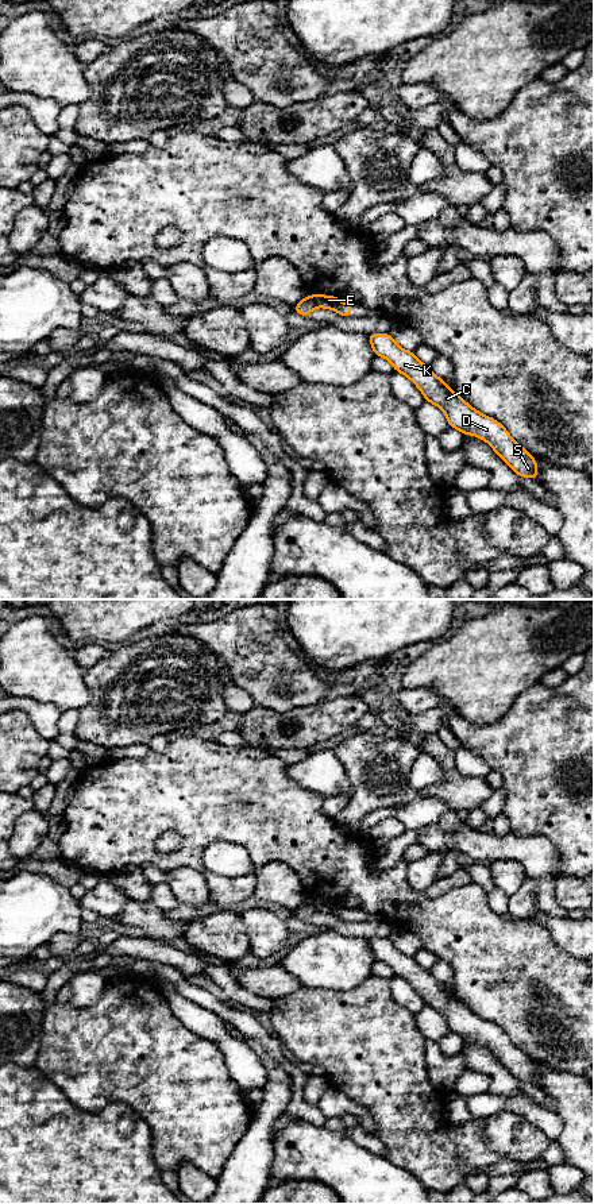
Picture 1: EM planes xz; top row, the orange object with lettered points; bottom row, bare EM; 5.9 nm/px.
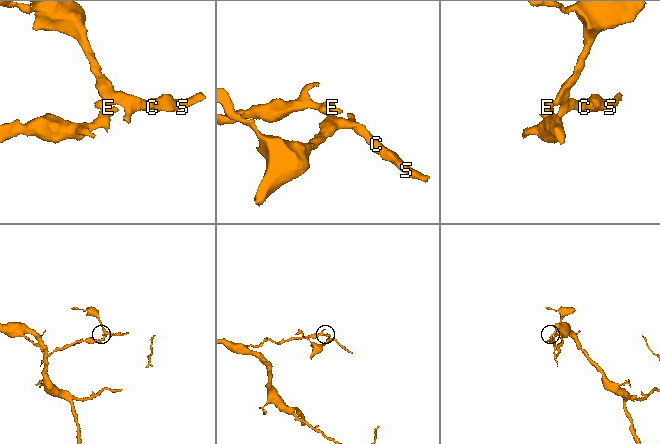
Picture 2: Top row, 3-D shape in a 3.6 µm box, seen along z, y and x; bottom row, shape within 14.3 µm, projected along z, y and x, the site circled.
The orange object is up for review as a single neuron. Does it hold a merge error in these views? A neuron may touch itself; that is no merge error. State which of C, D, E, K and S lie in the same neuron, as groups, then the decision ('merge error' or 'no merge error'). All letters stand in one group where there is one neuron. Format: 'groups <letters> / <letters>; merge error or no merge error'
groups C D K S / E; merge error

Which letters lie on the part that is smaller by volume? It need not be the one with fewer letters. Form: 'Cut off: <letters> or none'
Cut off: C, D, K, S

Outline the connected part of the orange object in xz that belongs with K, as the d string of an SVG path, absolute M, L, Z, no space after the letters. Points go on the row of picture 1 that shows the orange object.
M373 333L369 341L377 356L387 359L396 371L420 389L425 401L444 412L450 427L485 440L517 475L536 479L536 459L512 439L502 424L470 406L428 364L421 363L412 351L401 348L389 333Z

